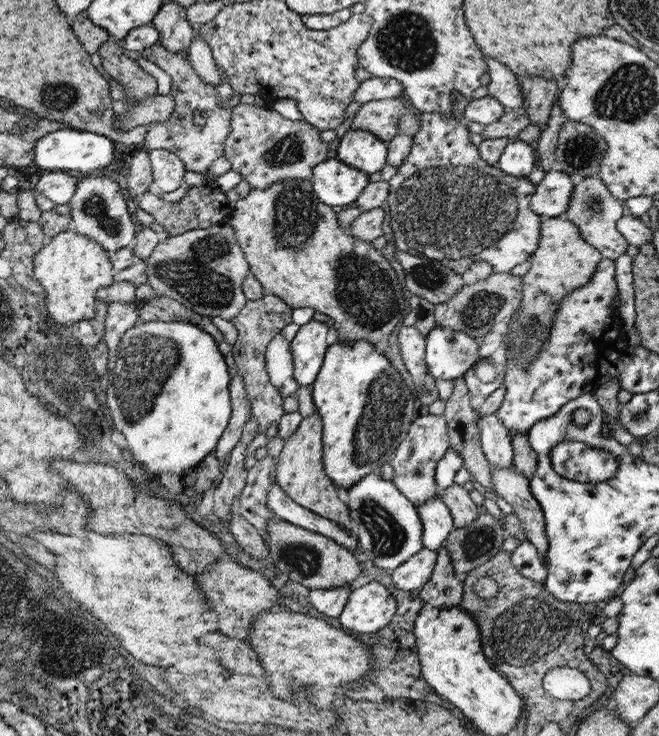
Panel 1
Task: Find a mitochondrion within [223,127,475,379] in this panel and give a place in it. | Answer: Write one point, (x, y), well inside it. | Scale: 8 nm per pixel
(365, 290)

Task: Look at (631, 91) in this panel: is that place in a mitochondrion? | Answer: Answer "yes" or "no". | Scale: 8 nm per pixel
yes

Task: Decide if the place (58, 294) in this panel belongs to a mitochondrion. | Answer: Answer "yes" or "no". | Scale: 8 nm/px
no

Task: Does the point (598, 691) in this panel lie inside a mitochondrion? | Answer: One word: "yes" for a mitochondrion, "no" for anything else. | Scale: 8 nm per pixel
no

